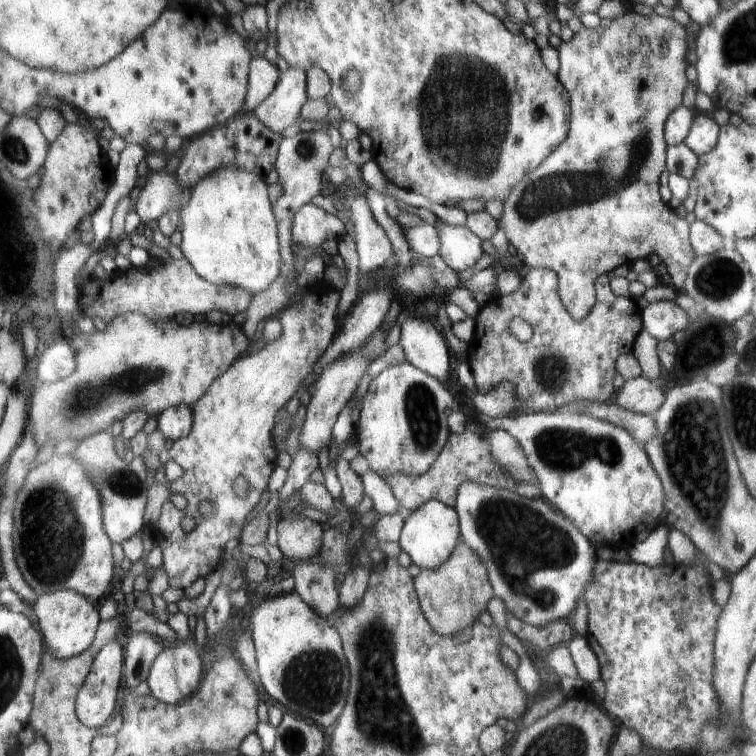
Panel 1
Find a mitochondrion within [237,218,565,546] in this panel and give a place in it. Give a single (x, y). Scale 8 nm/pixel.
(420, 405)

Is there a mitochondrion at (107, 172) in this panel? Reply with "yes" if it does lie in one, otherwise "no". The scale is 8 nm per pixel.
no

